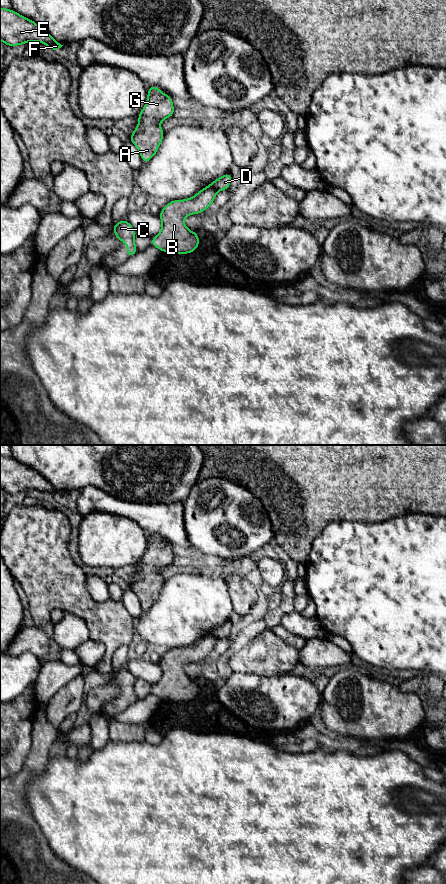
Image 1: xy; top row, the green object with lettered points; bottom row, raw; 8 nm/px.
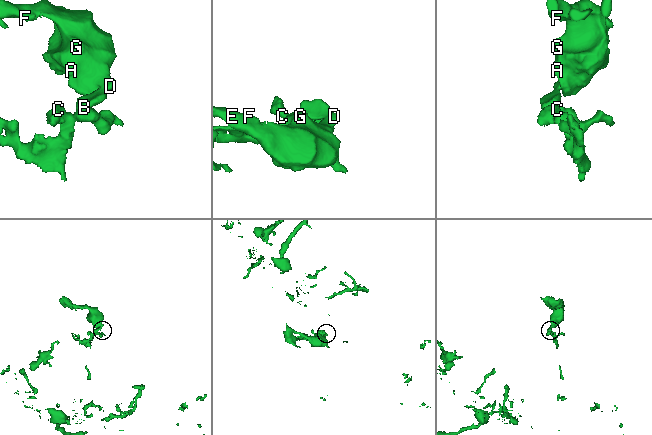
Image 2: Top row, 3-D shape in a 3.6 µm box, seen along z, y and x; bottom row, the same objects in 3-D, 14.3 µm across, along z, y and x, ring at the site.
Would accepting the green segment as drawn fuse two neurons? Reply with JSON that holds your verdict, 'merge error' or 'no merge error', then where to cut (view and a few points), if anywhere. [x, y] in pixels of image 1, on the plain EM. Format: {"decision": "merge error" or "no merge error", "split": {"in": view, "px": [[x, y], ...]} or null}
{"decision": "merge error", "split": {"in": "xy", "px": [[210, 633], [216, 639]]}}

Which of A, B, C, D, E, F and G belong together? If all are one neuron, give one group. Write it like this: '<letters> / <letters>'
A D E F G / B C

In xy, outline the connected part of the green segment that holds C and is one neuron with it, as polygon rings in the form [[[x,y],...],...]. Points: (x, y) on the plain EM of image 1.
[[[122,668],[119,671],[114,671],[113,680],[120,690],[127,691],[127,705],[135,703],[138,698],[134,690],[136,678],[127,668]]]

